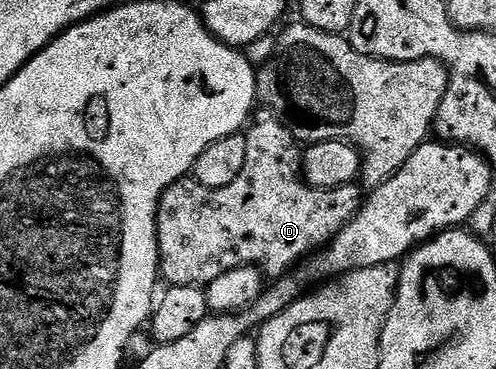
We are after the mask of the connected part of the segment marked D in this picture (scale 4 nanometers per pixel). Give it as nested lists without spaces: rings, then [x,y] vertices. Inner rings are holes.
[[[262,108],[260,112],[256,114],[256,117],[258,116],[257,122],[255,122],[255,117],[255,120],[248,126],[245,133],[245,138],[247,139],[247,160],[244,161],[243,171],[239,171],[239,179],[235,179],[235,183],[230,183],[227,187],[212,189],[211,187],[203,187],[203,183],[198,181],[182,179],[163,191],[161,202],[157,208],[157,246],[161,252],[160,276],[164,280],[166,277],[166,282],[169,285],[199,285],[207,287],[215,279],[219,279],[219,275],[223,275],[232,269],[237,269],[241,265],[251,265],[260,269],[266,278],[280,279],[292,270],[289,268],[296,261],[303,260],[305,256],[308,258],[310,255],[316,254],[318,249],[325,248],[337,232],[361,210],[363,189],[360,184],[340,185],[337,189],[316,189],[314,185],[309,184],[303,176],[303,149],[297,138],[293,136],[291,130],[270,109]]]

